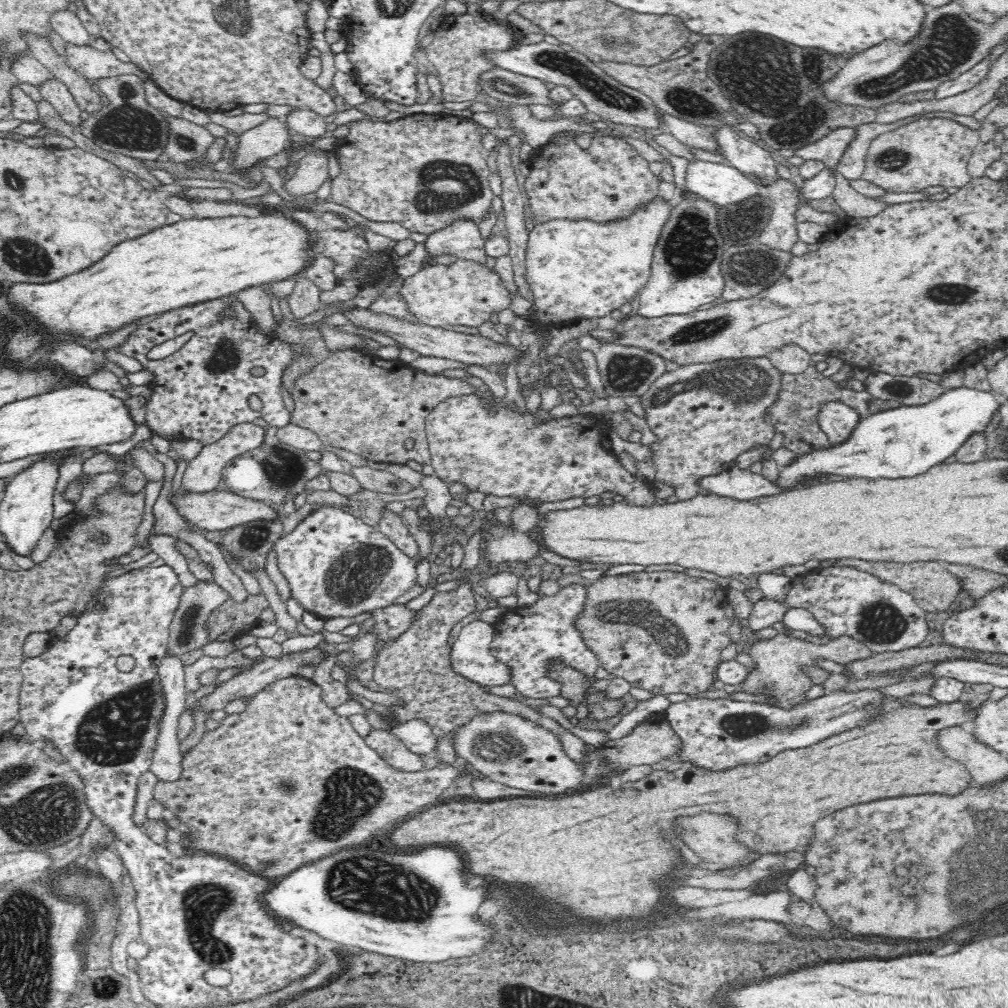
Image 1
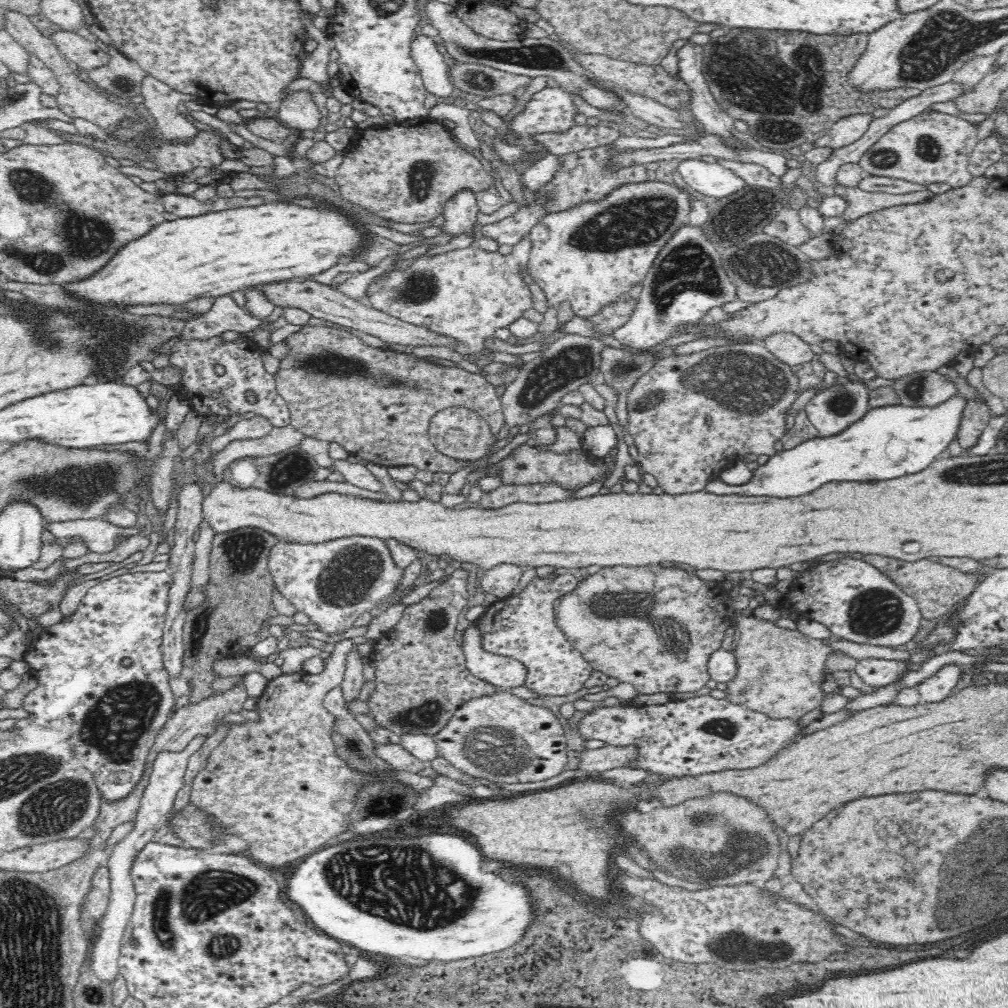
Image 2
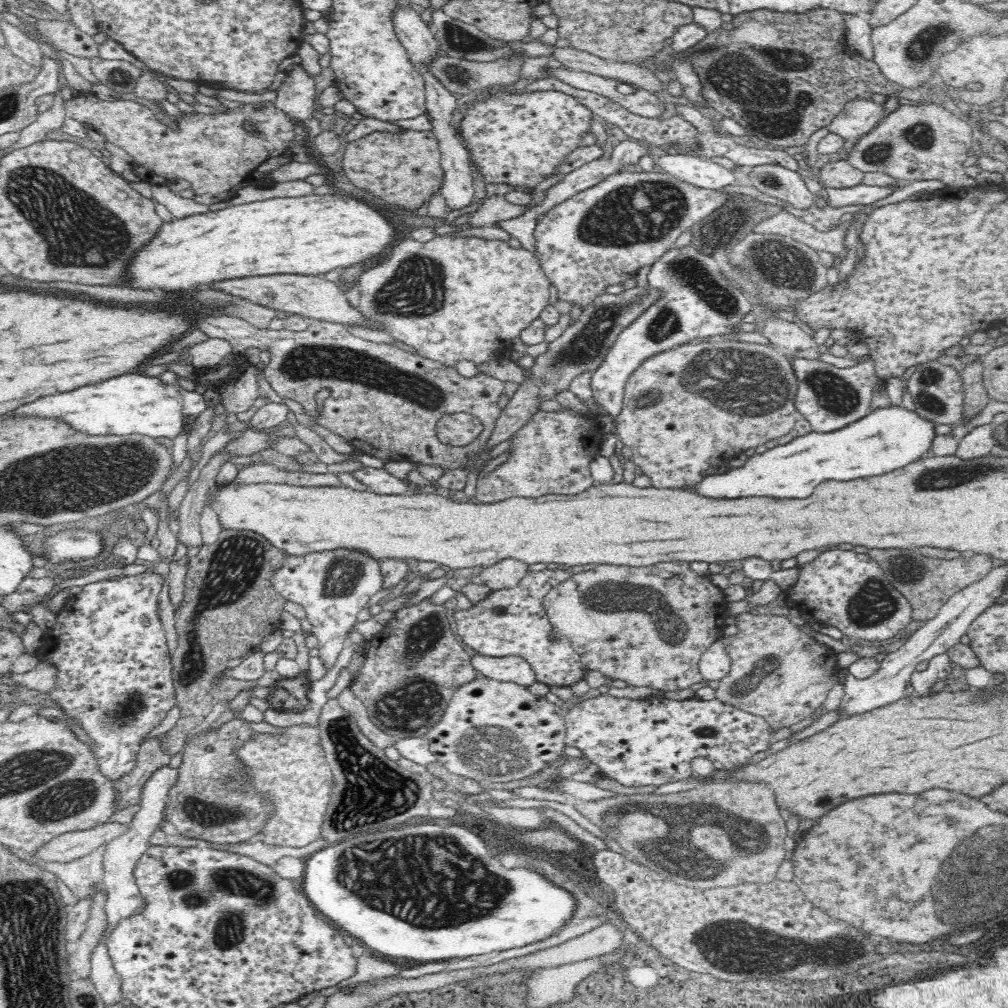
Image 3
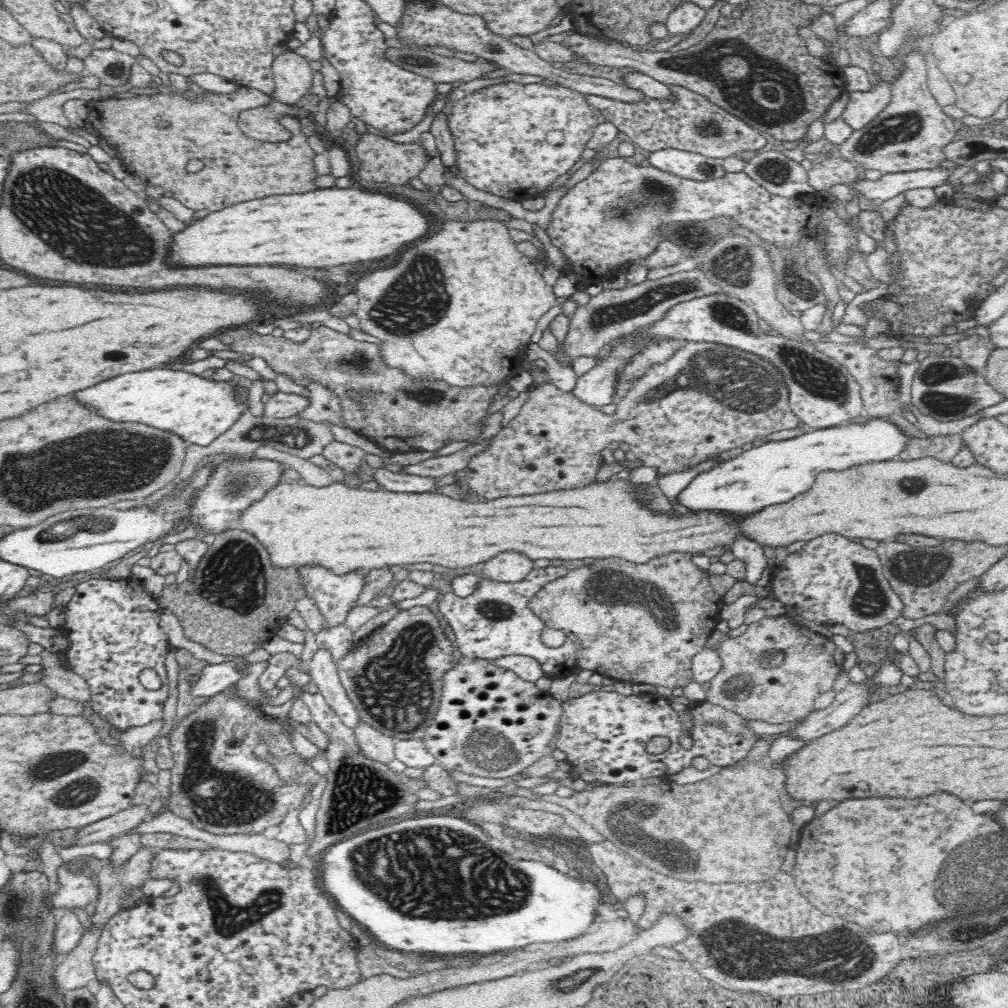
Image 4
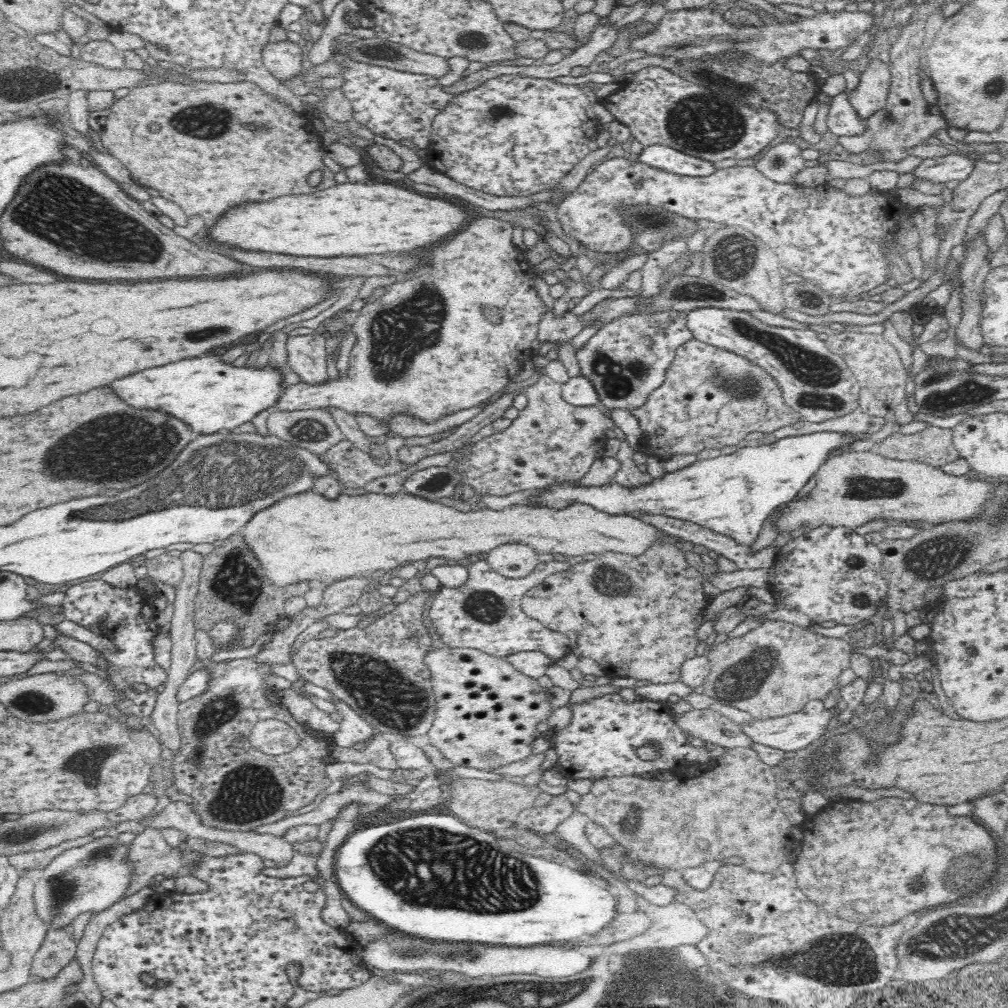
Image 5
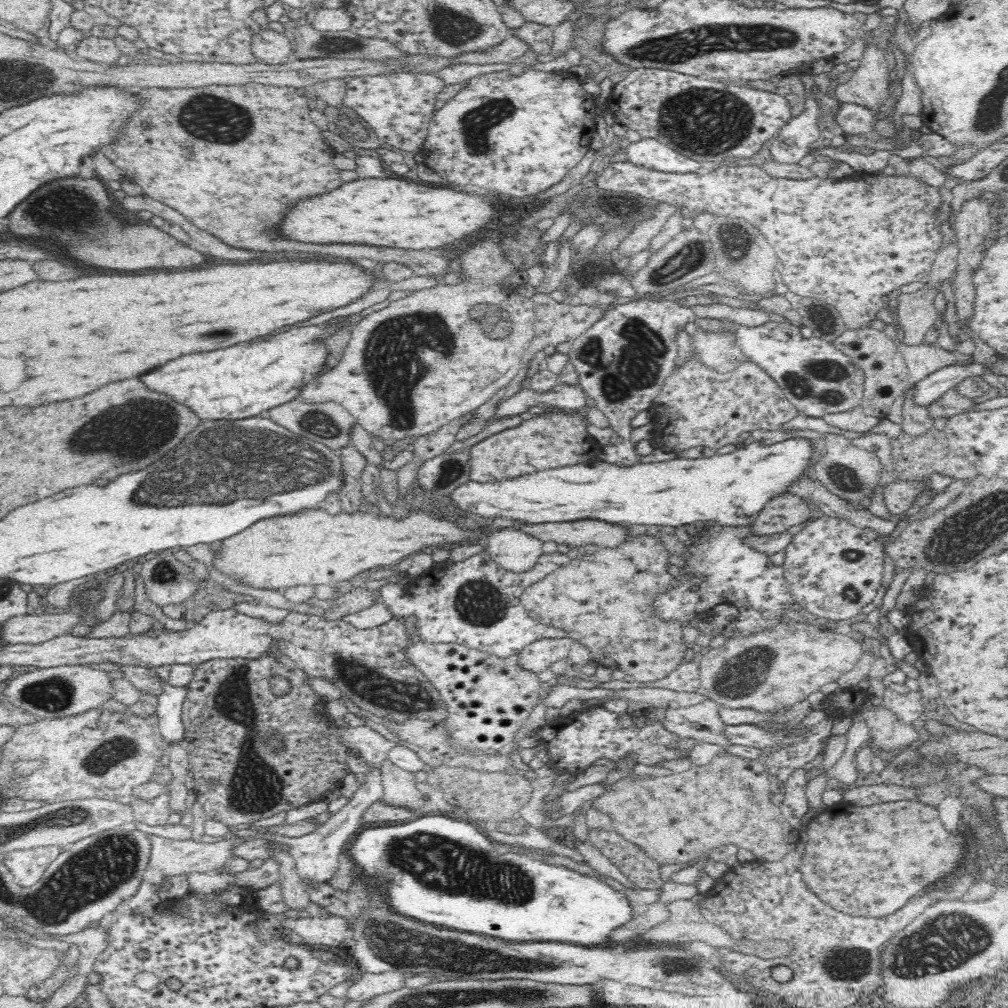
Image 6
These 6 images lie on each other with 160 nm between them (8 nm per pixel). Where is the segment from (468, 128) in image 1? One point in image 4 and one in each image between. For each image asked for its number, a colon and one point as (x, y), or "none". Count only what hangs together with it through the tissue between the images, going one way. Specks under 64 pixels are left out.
2: (406, 171)
3: (404, 168)
4: (382, 160)

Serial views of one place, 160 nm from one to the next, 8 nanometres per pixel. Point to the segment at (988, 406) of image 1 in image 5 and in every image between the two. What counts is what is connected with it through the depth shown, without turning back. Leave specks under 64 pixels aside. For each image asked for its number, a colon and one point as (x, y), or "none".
2: (889, 441)
3: (890, 437)
4: (768, 473)
5: (732, 494)

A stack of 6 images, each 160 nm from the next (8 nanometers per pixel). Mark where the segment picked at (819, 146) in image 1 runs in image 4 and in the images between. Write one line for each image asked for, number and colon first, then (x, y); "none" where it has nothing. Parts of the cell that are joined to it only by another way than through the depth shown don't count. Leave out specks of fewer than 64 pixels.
2: (847, 130)
3: (858, 116)
4: (862, 107)

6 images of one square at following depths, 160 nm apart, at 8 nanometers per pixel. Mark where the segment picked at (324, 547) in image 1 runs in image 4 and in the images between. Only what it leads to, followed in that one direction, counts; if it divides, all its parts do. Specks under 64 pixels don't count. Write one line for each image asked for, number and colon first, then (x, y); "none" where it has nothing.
2: (333, 583)
3: (333, 586)
4: (334, 594)

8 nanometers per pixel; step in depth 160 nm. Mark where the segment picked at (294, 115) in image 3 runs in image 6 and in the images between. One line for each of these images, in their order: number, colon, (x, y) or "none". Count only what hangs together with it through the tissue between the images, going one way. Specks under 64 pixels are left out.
4: (292, 74)
5: (284, 59)
6: (270, 46)

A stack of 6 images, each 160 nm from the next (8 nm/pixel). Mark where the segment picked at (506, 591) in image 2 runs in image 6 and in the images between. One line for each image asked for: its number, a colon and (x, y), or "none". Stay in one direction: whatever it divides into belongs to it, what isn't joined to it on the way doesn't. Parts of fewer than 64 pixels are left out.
3: (507, 573)
4: (509, 567)
5: (515, 560)
6: (513, 550)

